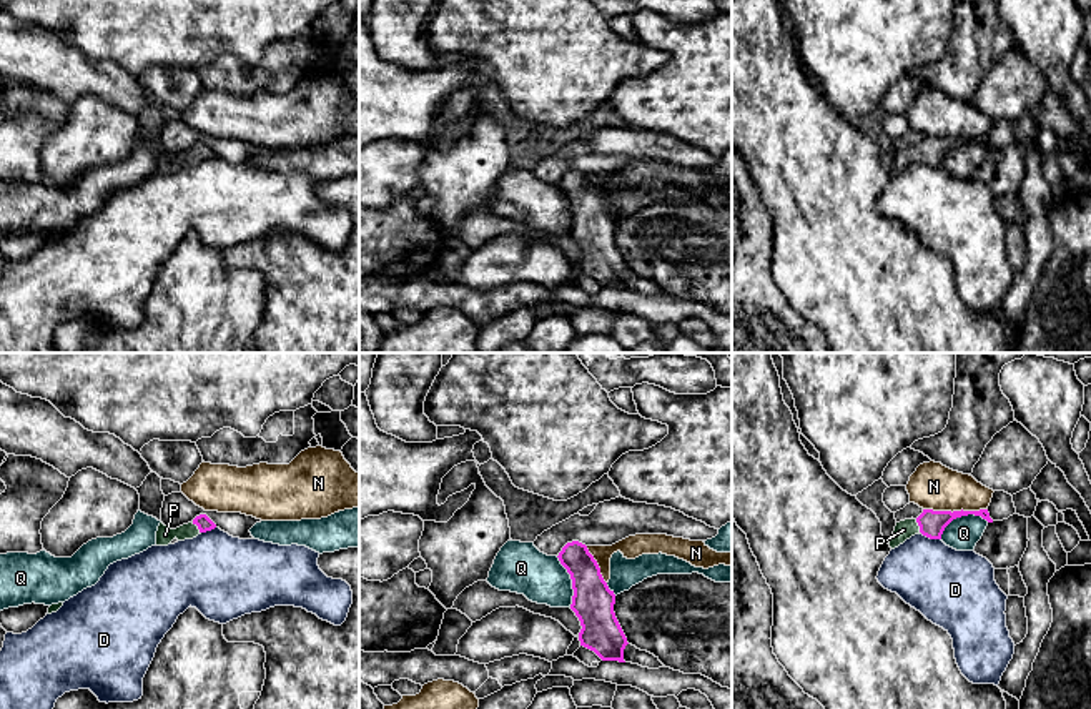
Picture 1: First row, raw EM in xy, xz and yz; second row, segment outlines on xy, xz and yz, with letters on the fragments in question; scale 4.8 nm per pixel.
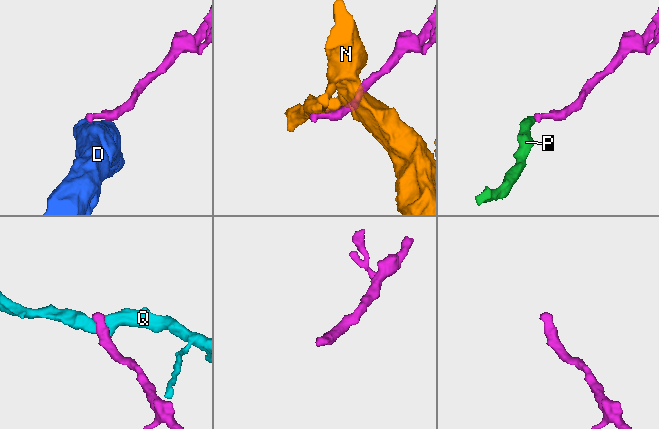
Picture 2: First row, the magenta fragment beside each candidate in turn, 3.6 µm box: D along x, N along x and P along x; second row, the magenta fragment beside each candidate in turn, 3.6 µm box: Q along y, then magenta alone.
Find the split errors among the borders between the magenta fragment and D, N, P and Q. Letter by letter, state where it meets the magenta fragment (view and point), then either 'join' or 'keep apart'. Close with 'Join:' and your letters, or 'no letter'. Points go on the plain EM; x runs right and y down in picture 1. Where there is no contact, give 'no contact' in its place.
D: yz (932, 165) | keep apart
N: yz (955, 138) | keep apart
P: yz (918, 152) | join
Q: yz (962, 142) | keep apart
Join: P

